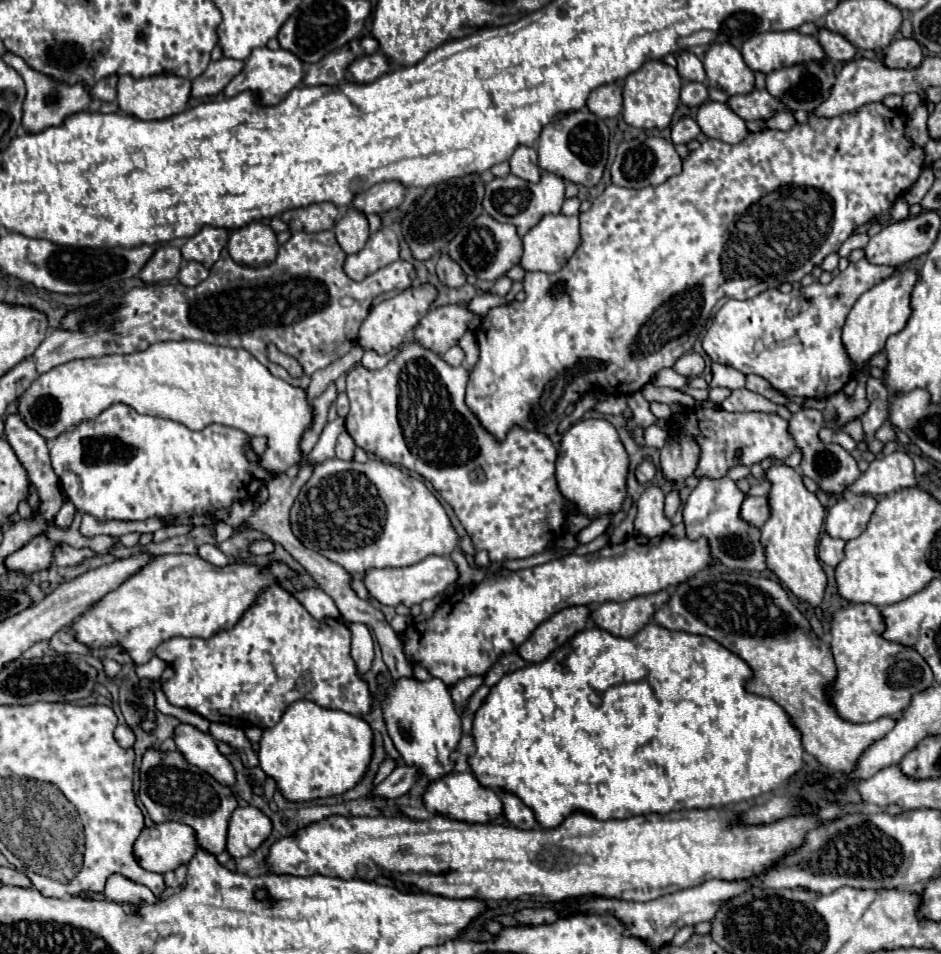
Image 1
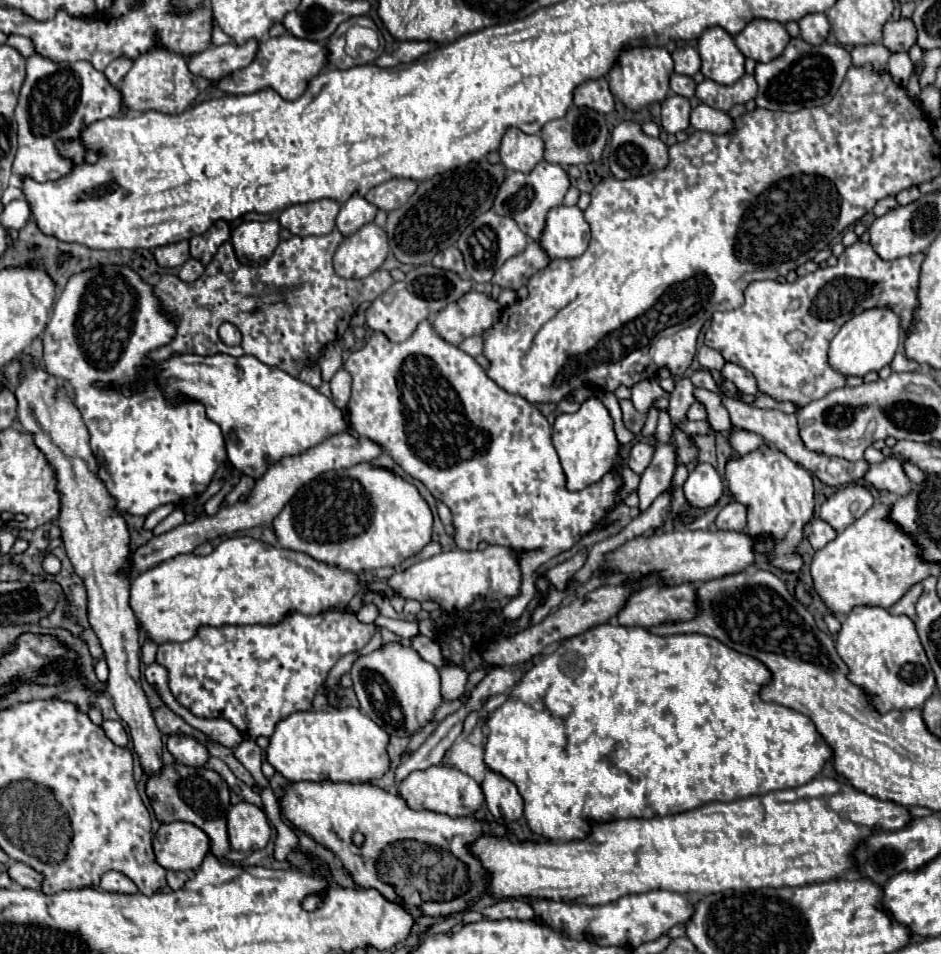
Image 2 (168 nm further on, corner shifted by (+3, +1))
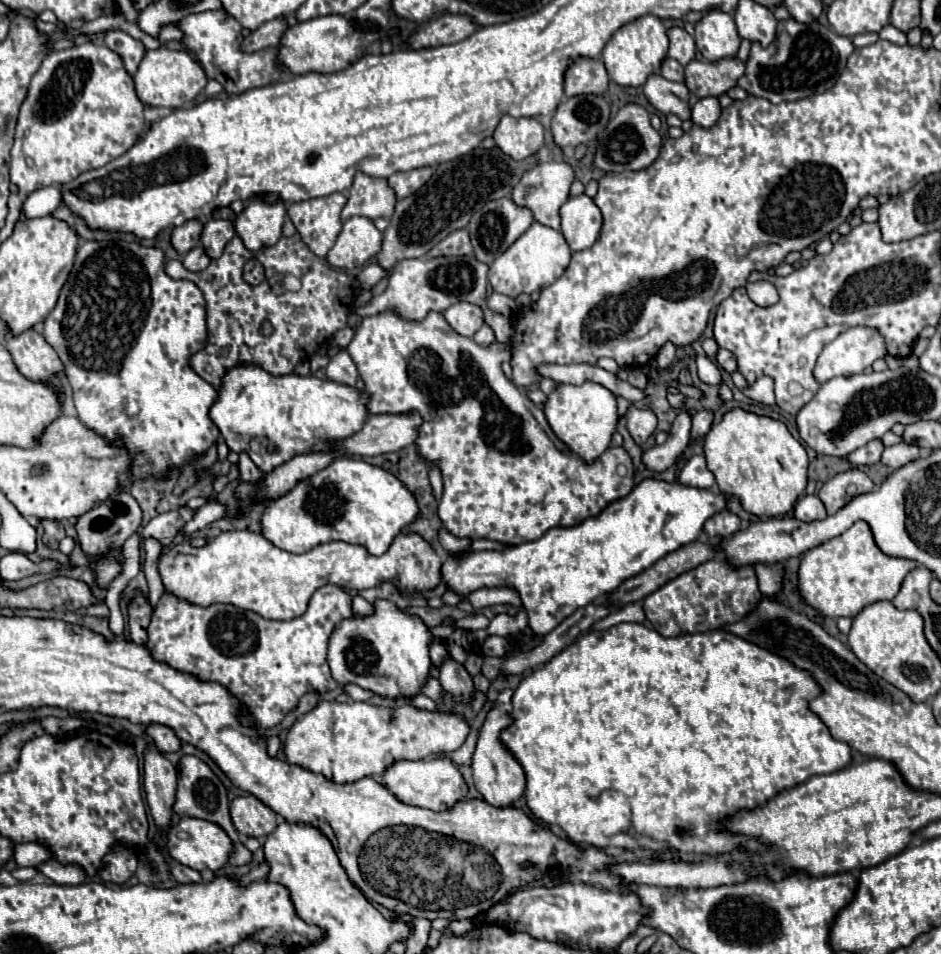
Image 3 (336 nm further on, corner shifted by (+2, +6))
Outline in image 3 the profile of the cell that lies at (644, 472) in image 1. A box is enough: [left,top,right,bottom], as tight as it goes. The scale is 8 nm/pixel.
[626,406,656,446]

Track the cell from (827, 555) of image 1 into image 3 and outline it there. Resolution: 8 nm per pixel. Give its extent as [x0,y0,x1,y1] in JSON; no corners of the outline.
[794,496,826,522]

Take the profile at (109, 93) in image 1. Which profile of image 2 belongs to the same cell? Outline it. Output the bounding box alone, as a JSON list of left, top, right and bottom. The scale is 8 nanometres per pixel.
[105,55,133,87]

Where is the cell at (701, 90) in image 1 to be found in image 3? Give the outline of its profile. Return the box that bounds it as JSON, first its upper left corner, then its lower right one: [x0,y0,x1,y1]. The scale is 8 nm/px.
[660,58,684,82]

